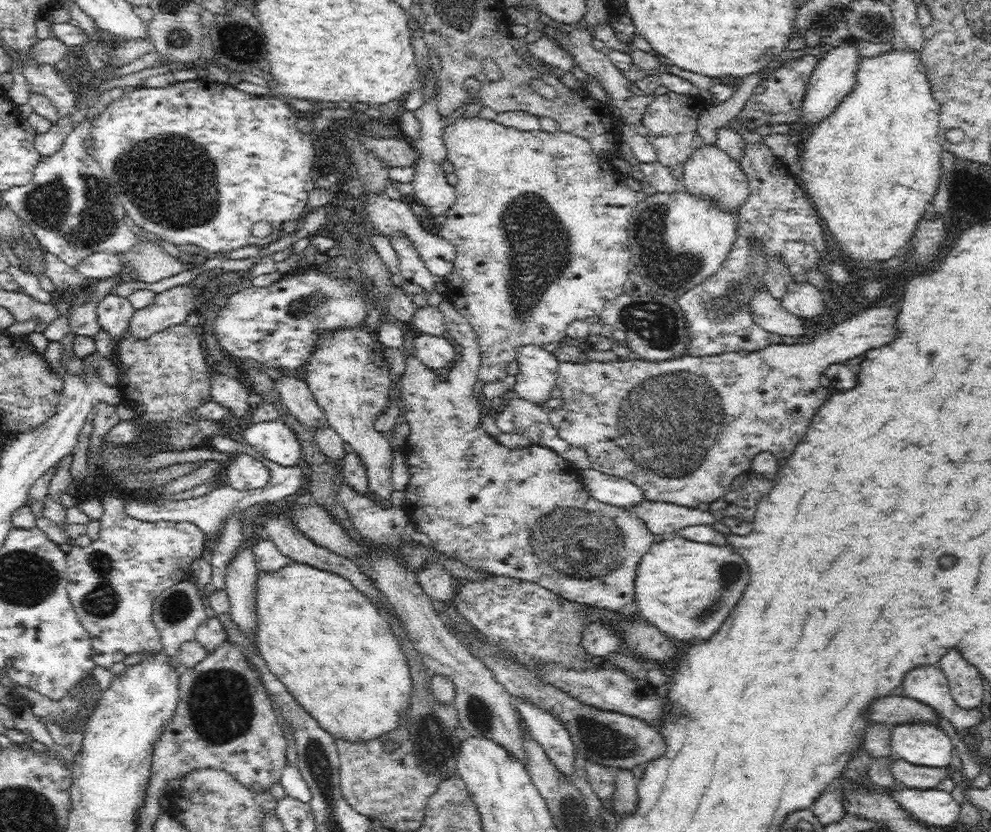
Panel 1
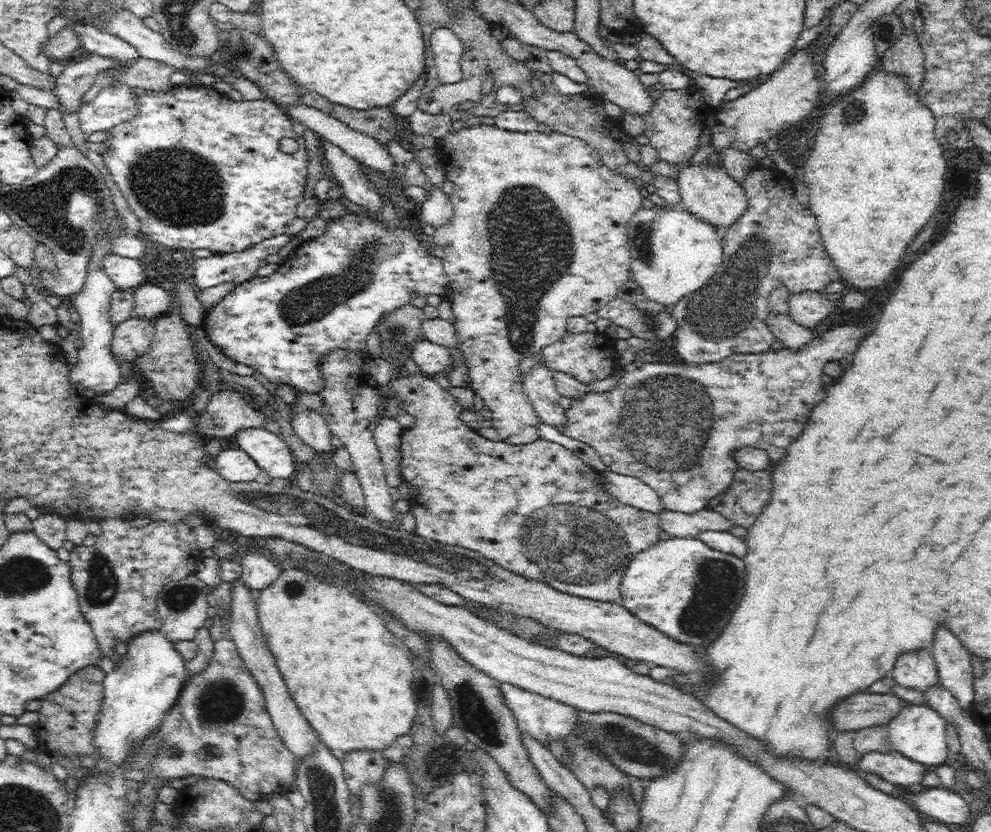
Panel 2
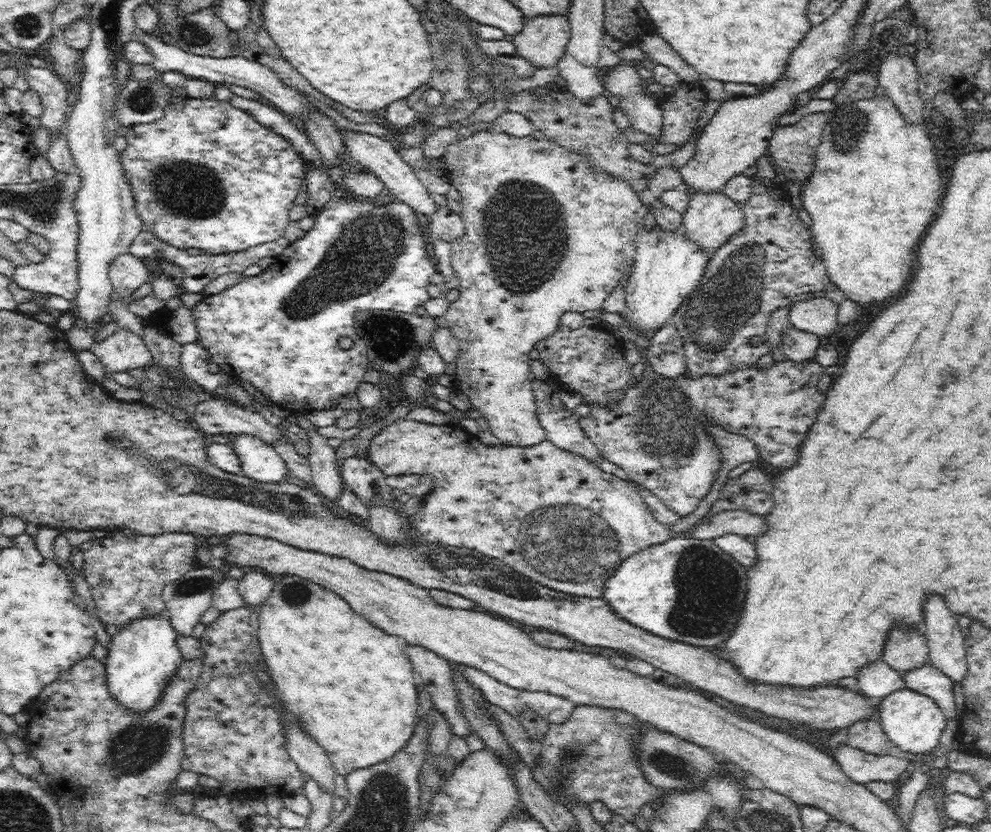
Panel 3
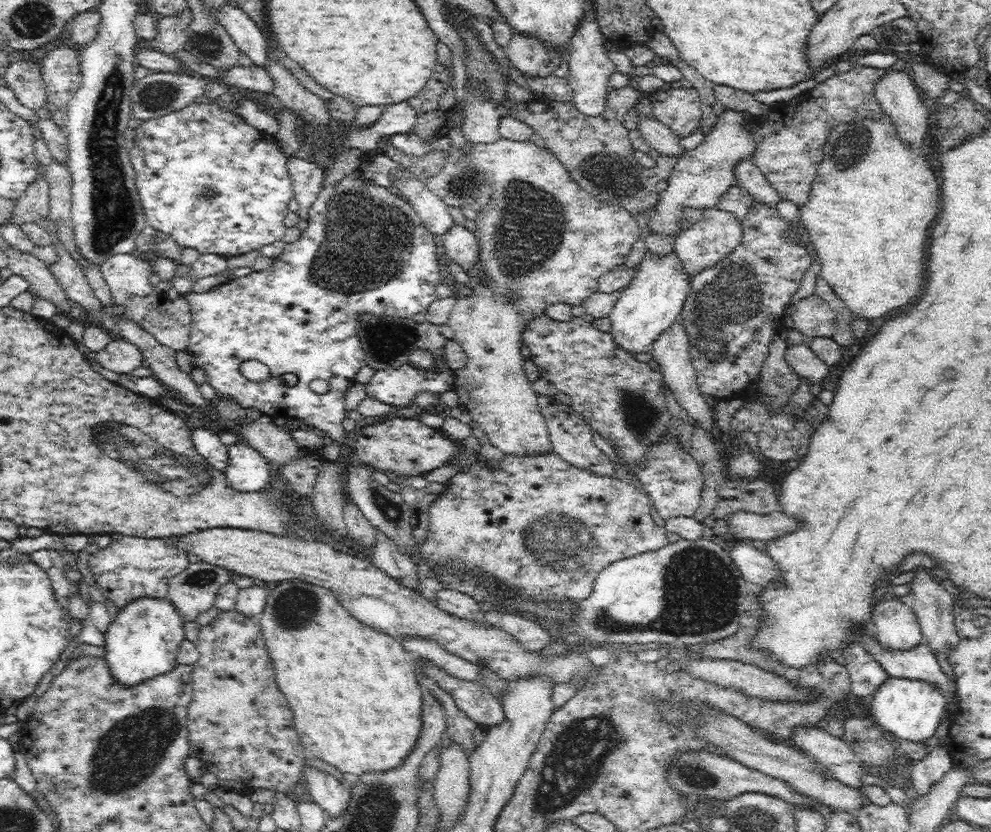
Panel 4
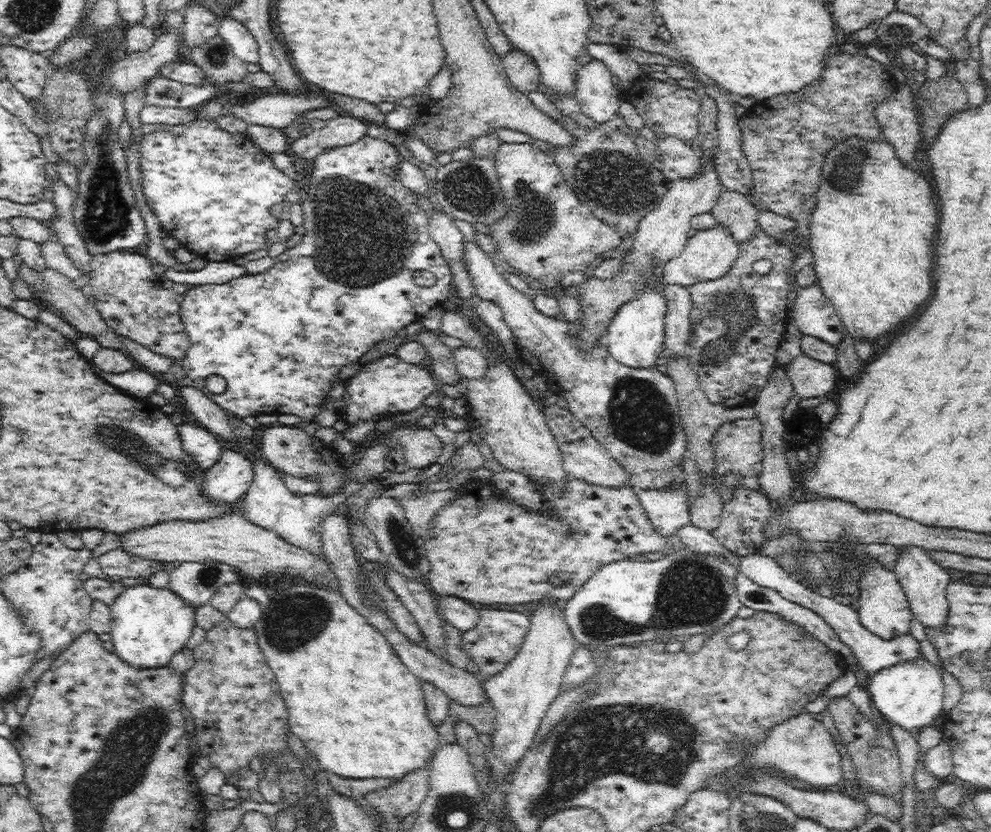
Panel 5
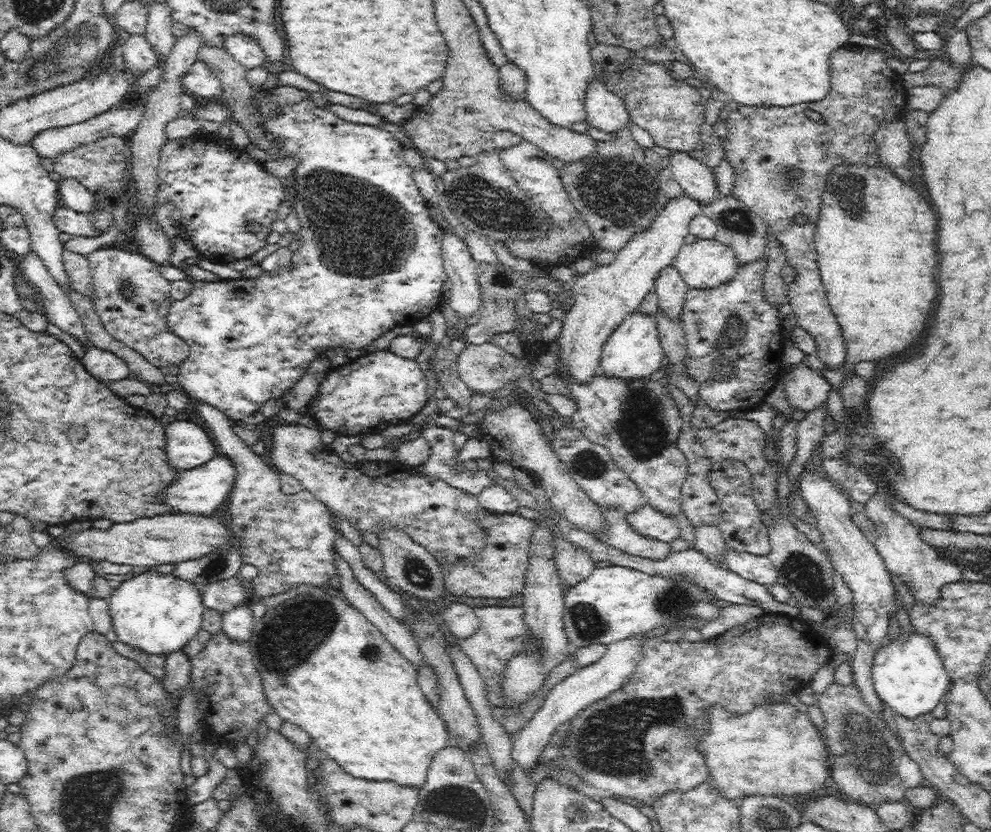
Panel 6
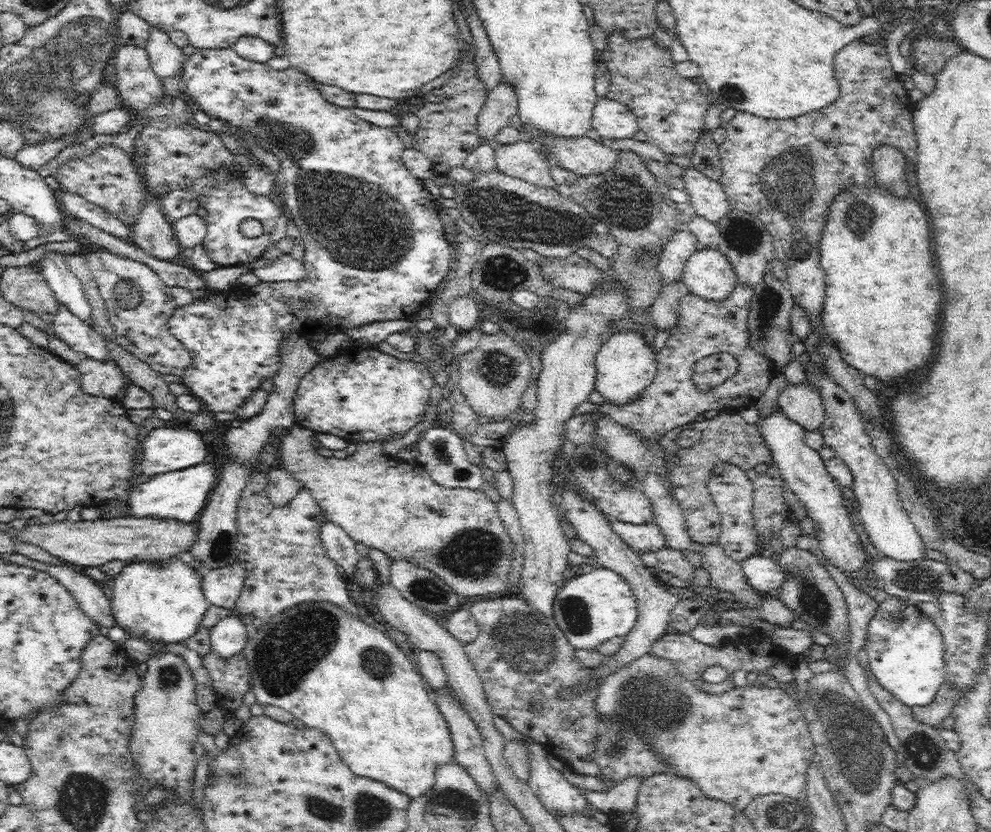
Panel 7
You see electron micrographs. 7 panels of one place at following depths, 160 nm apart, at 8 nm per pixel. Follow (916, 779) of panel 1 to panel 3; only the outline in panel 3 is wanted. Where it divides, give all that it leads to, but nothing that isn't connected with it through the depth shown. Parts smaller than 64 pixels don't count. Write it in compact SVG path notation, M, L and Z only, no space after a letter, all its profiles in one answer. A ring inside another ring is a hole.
M847 743L840 744L836 750L829 752L830 756L848 779L865 785L872 781L893 781L908 768L911 763L908 759L891 755L874 755L860 749L852 748Z

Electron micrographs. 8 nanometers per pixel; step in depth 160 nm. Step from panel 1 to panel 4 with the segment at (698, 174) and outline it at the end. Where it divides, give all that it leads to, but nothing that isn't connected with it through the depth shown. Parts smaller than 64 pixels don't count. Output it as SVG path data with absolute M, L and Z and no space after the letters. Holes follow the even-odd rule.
M716 208L704 209L704 216L700 222L693 223L691 228L680 232L674 242L673 252L682 259L688 278L710 268L732 252L742 240L742 225L732 212L725 212Z

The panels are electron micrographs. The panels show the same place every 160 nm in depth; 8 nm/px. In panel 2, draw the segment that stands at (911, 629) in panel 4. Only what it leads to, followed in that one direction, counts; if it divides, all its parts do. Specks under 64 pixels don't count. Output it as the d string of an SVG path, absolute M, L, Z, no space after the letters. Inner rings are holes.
M914 650L900 654L896 668L890 674L898 685L924 693L929 687L940 684L938 669L932 654Z

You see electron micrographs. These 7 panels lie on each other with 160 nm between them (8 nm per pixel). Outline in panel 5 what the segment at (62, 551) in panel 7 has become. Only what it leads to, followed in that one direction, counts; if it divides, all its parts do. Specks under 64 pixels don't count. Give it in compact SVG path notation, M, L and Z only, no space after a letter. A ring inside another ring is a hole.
M235 512L220 514L216 518L190 522L189 520L170 520L140 530L130 530L119 535L119 546L127 554L149 558L157 562L208 563L215 561L228 564L241 575L256 579L267 576L302 576L309 582L324 584L329 591L339 591L339 583L326 557L311 554L284 541L276 532L254 524Z

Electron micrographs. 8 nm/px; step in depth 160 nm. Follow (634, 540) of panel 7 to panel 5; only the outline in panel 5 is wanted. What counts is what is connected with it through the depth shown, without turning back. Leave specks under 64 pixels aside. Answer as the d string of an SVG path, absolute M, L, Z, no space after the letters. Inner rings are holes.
M674 483L665 489L638 489L634 491L652 527L664 536L673 536L678 529L691 523L690 511L686 503L685 483Z

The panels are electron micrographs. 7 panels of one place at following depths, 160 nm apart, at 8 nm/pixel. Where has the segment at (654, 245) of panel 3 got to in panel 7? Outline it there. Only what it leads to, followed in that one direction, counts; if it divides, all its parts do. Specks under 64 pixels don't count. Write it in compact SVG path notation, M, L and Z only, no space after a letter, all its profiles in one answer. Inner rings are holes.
M634 331L614 333L601 347L596 356L595 389L614 405L625 405L640 396L654 380L657 372L656 351L644 341L643 333Z

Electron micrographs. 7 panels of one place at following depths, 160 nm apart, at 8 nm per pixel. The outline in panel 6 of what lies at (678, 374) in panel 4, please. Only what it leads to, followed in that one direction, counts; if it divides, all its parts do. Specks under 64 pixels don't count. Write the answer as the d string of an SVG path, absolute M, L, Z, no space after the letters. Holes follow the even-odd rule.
M668 264L664 270L660 270L653 289L657 293L658 309L661 313L681 322L684 296L689 286L673 264Z

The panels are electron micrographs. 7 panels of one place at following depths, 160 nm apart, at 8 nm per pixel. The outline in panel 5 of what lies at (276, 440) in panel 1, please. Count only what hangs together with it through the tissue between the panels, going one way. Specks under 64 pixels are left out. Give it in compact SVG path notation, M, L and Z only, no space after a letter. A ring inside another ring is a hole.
M222 451L218 462L204 472L200 493L216 504L237 504L254 480L252 462L245 452Z

